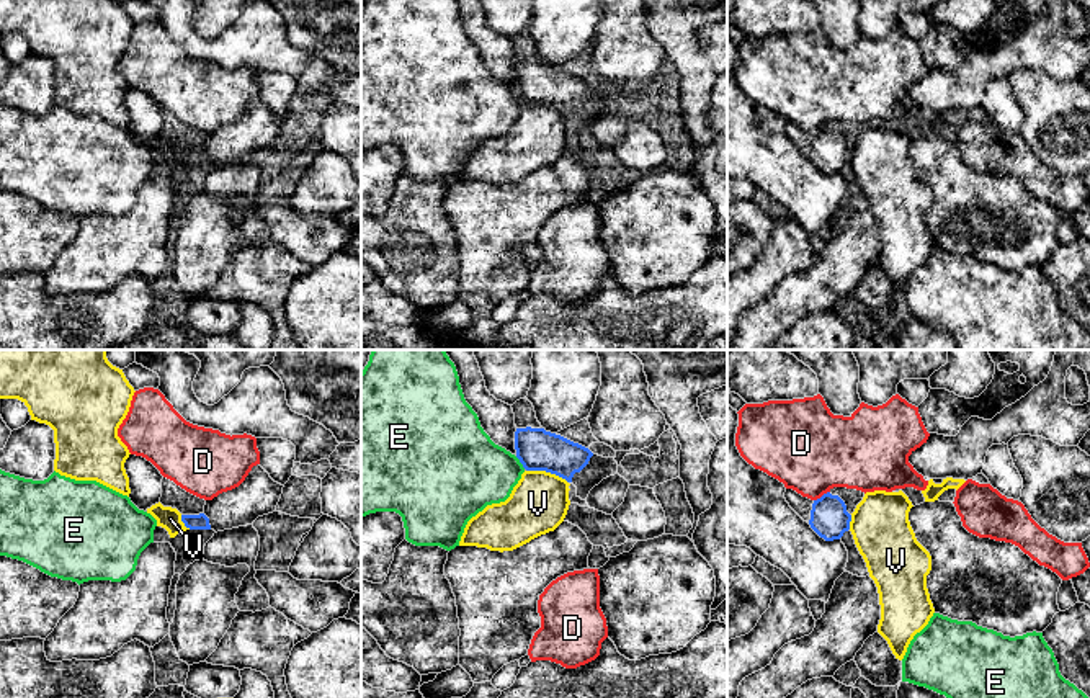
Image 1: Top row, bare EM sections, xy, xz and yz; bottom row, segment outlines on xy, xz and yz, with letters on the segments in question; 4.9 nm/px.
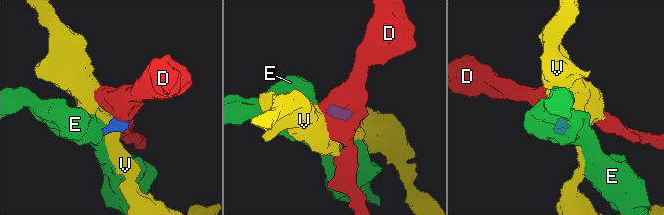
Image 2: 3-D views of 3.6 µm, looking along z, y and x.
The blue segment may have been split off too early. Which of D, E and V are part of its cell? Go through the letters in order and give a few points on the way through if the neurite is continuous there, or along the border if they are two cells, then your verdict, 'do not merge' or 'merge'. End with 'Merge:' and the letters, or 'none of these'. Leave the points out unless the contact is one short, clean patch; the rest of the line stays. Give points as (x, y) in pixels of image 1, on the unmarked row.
D: border along yz (829, 125), (814, 134); do not merge
E: border along xz (515, 90), (525, 102); do not merge
V: border along xz (527, 103), (544, 103), (567, 116); do not merge
Merge: none of these

